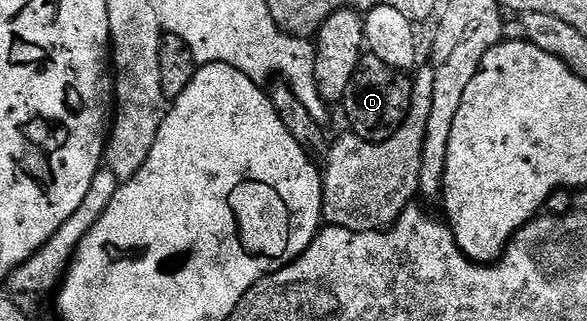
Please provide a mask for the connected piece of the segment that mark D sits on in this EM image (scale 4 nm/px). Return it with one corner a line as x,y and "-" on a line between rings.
365,54
360,58
350,86
342,101
342,109
348,115
351,135
363,136
365,140
377,141
385,139
390,130
399,128
400,121
408,113
412,101
413,77
407,71
386,66
382,58

